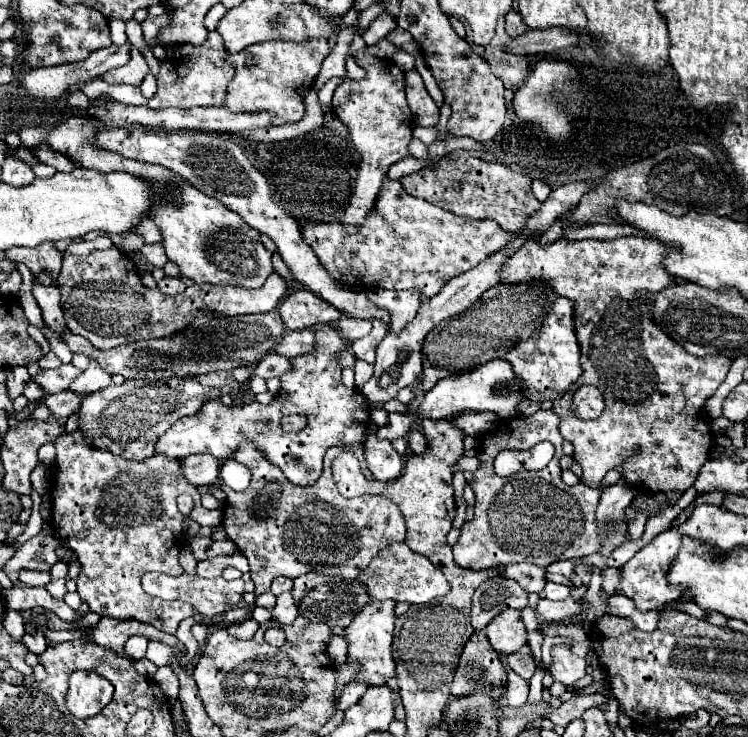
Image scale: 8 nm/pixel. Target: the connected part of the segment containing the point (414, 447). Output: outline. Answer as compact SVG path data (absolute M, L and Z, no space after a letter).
M411 430L407 436L407 444L413 454L421 454L421 450L425 450L425 436L419 430Z

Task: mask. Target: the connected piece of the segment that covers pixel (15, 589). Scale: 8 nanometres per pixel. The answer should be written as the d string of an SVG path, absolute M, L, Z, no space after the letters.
M21 582L13 584L11 588L5 588L3 590L3 596L5 596L5 602L7 602L7 608L11 610L31 610L31 608L45 608L45 610L51 610L53 614L57 614L61 620L69 622L69 624L77 624L77 620L89 610L87 604L81 604L79 610L71 610L63 600L57 600L53 598L45 588L29 588Z

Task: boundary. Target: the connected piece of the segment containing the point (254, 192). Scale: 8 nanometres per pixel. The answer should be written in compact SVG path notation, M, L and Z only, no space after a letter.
M109 128L109 130L103 130L97 134L97 138L93 140L93 146L97 150L115 152L115 154L129 158L129 160L147 162L147 164L161 164L161 166L169 168L171 172L185 178L191 186L195 186L203 194L219 198L221 202L225 202L225 206L229 206L231 210L237 210L237 214L241 214L241 218L245 218L245 222L251 228L259 230L261 234L271 236L277 244L277 252L281 254L283 262L287 264L289 272L307 290L311 290L313 294L317 294L319 298L323 298L325 302L329 302L331 306L341 310L343 314L349 314L357 320L375 320L377 318L377 320L383 320L387 326L391 324L389 310L369 302L365 290L347 288L345 284L333 280L327 274L327 270L321 268L319 258L303 240L303 236L299 232L299 224L293 218L289 218L287 212L281 210L273 202L267 178L257 168L253 168L253 164L245 156L243 148L229 134L201 132L201 130L197 130L197 132L153 132L147 128L133 128L133 130Z

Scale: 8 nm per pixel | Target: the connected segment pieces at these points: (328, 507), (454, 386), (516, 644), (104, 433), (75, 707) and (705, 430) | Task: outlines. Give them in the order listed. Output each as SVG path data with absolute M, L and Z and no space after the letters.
M253 442L241 444L241 448L233 454L233 458L237 462L245 464L251 470L253 478L251 478L249 488L243 492L233 492L231 488L221 484L221 490L227 494L227 500L225 500L225 508L223 508L223 522L219 528L225 530L227 540L231 540L241 550L241 554L245 554L245 558L249 560L251 580L255 582L257 596L267 592L271 588L271 582L277 576L297 578L297 576L307 574L307 572L319 572L319 574L343 576L343 578L353 580L353 578L357 578L357 574L361 574L361 570L365 570L365 566L369 566L369 562L373 560L373 556L379 550L383 550L387 544L405 540L405 520L401 516L401 510L387 496L365 494L365 496L357 496L357 498L345 498L339 494L339 490L331 478L331 462L343 450L355 452L365 478L371 480L373 476L369 474L369 468L367 468L367 462L365 462L365 456L363 456L363 450L359 444L353 444L349 448L341 448L341 450L339 448L329 450L323 474L311 488L301 488L301 486L291 484L279 468L275 468L273 464L269 464L263 458L263 454L253 446Z
M489 360L487 364L481 364L469 372L455 374L449 378L443 378L425 394L421 400L415 416L417 418L431 418L431 420L443 420L455 412L461 410L491 410L499 418L513 418L517 416L517 404L525 398L521 390L521 382L513 374L509 362L505 360Z
M505 610L497 614L485 628L491 646L501 654L517 652L527 644L527 632L519 610Z
M209 372L203 376L191 376L191 378L163 378L163 380L125 380L121 386L107 386L105 390L99 390L95 394L89 394L83 398L81 404L81 420L79 428L85 434L87 442L93 442L93 446L101 450L109 450L125 460L145 460L155 454L155 444L179 418L193 416L201 408L205 398L221 398L221 394L233 394L239 390L239 384L231 378L229 372Z
M73 672L69 678L67 708L77 718L89 718L103 710L97 708L97 702L107 704L113 693L113 685L95 672Z
M631 236L613 240L555 240L553 244L541 246L537 240L525 242L519 250L507 256L501 268L503 284L527 284L545 282L555 294L565 296L573 302L575 334L581 346L581 368L583 374L575 382L577 386L595 384L605 396L605 410L597 420L581 420L571 412L571 396L577 390L573 384L559 400L553 400L553 410L561 418L561 434L575 446L573 458L583 468L581 482L599 488L601 478L609 470L621 470L623 480L633 486L639 494L663 492L667 502L673 506L681 494L693 486L697 470L709 460L714 436L709 430L709 416L705 412L705 400L715 394L719 384L725 380L731 360L723 355L691 356L681 350L667 334L663 334L653 320L649 320L649 302L637 300L637 290L657 292L663 286L677 282L665 272L661 260L665 246L651 238Z

